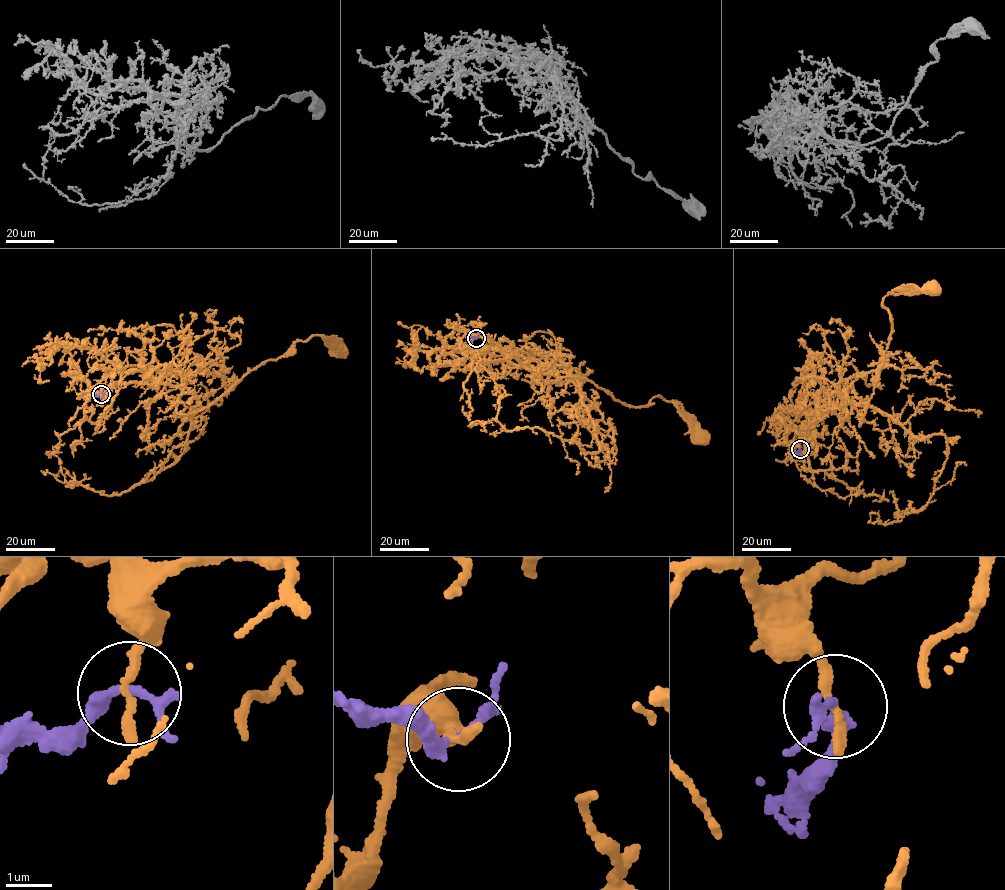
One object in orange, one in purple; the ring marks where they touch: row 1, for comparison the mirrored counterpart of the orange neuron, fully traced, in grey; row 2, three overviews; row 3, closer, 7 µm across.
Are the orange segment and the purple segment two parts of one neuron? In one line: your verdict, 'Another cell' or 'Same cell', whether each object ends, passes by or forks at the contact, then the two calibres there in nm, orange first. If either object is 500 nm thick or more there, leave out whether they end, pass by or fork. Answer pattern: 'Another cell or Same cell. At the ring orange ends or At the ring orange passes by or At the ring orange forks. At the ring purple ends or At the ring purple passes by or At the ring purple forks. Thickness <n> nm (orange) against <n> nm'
Another cell. At the ring orange ends. At the ring purple passes by. Thickness 280 nm (orange) against 240 nm

